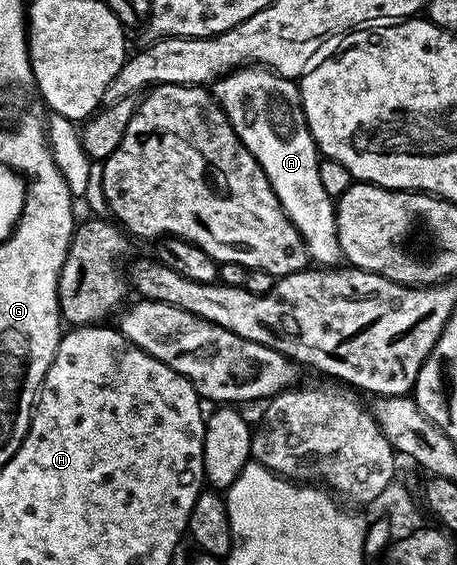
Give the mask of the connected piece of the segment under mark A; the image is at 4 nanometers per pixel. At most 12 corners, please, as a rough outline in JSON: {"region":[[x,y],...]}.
{"region":[[266,67],[213,96],[319,267],[343,261],[298,84]]}

